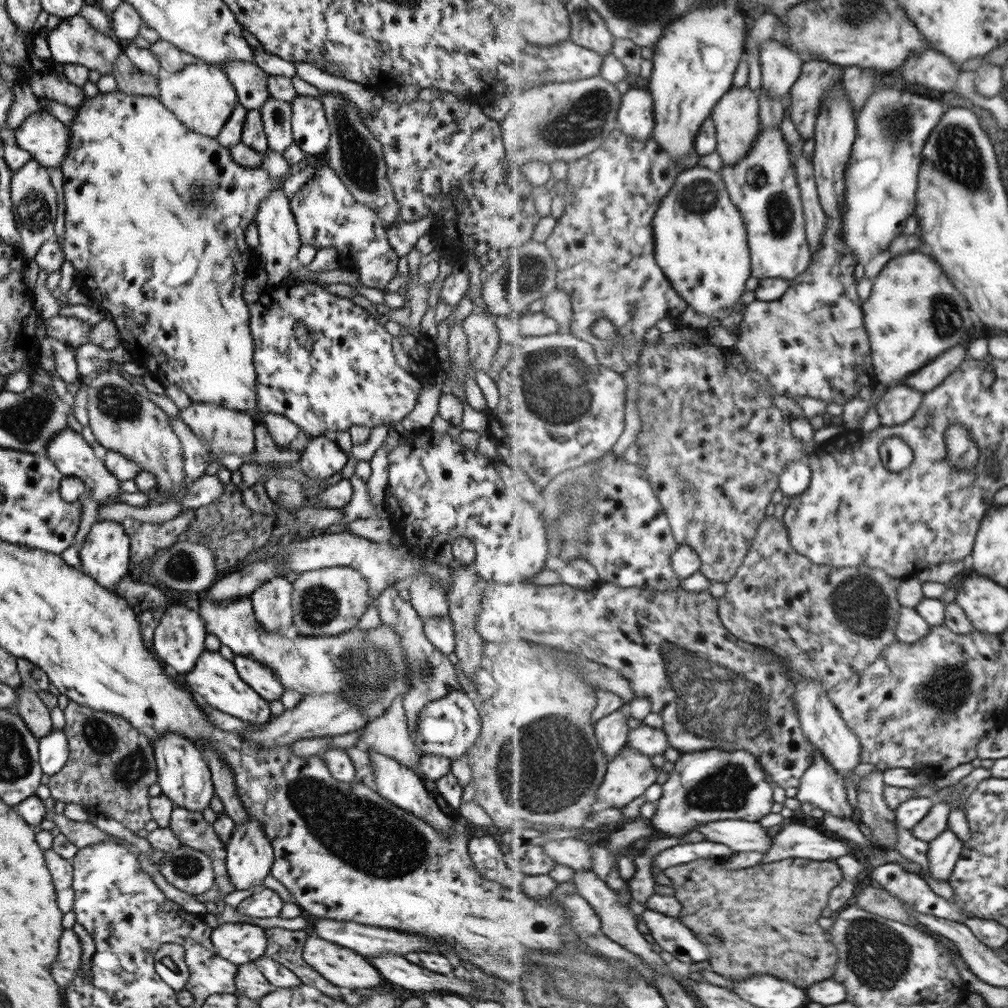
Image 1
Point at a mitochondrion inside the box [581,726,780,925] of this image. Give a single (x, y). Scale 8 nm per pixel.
(727, 787)

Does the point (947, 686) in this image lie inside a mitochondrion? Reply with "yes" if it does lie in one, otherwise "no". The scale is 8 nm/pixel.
yes

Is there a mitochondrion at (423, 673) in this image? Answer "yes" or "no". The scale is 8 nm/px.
yes

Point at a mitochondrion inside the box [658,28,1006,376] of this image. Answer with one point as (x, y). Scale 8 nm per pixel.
(959, 153)

